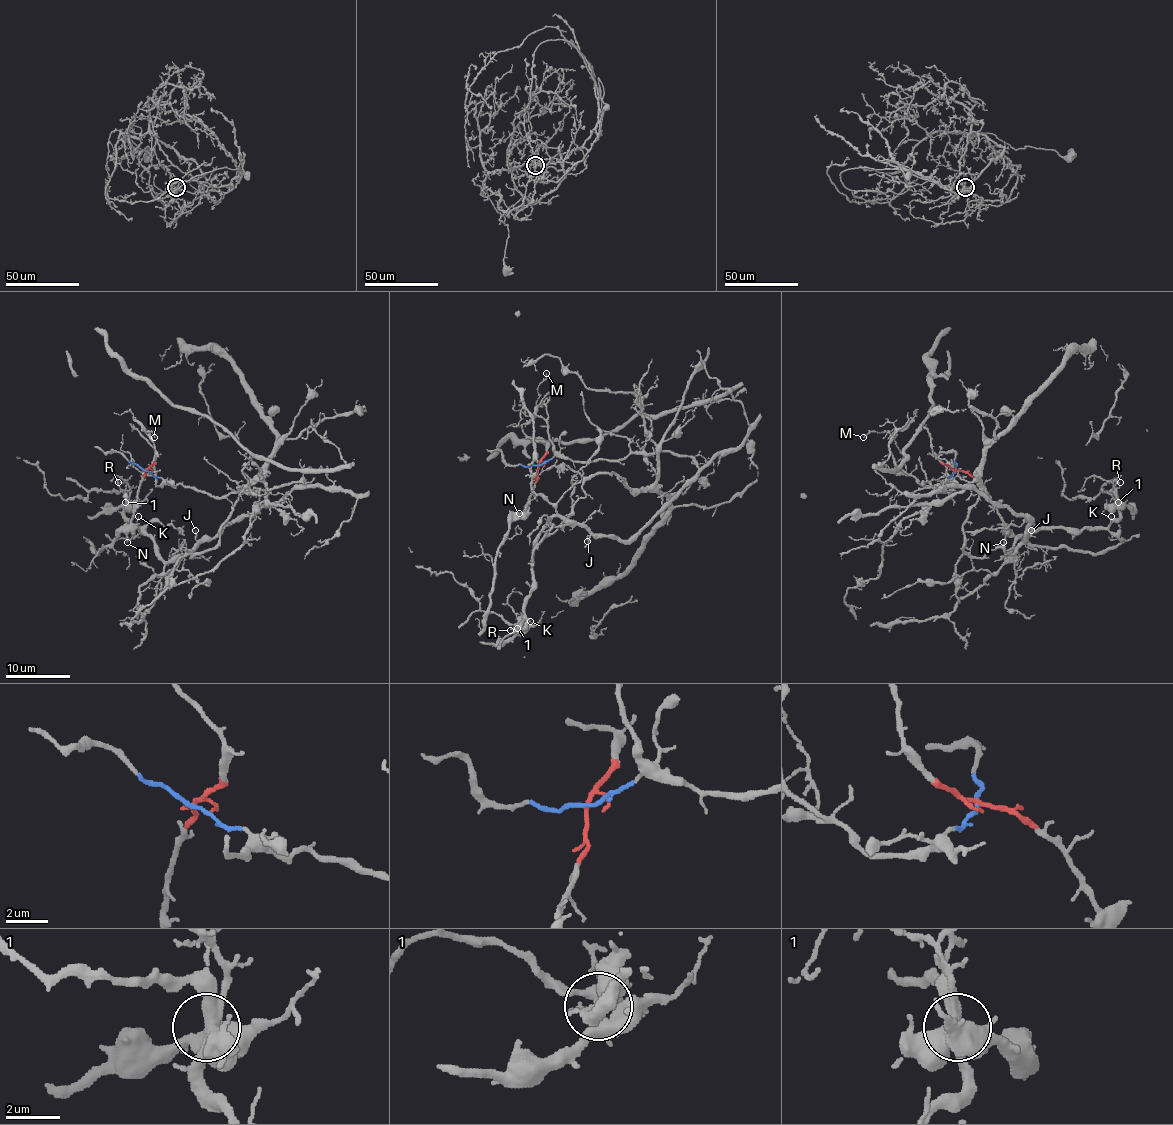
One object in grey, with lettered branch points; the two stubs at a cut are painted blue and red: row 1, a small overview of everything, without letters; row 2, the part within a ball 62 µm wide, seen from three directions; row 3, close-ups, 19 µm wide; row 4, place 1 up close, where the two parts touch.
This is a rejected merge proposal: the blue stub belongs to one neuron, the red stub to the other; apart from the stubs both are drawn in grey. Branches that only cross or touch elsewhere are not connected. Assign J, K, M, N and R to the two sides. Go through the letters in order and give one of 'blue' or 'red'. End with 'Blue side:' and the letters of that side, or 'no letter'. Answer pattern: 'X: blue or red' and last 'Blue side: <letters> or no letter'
J: blue
K: blue
M: blue
N: red
R: blue
Blue side: J, K, M, R

